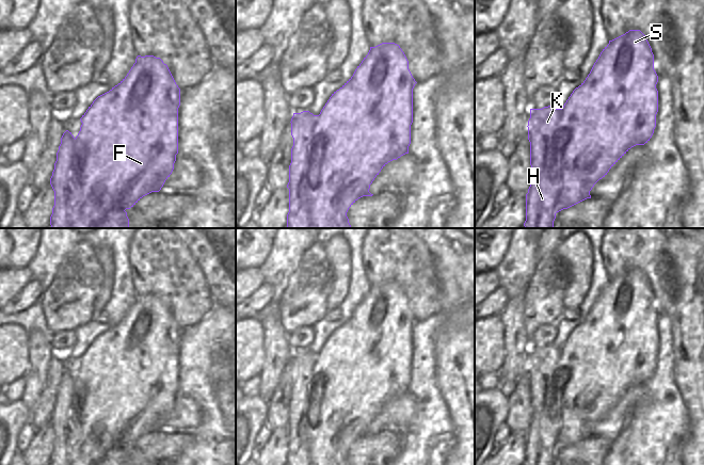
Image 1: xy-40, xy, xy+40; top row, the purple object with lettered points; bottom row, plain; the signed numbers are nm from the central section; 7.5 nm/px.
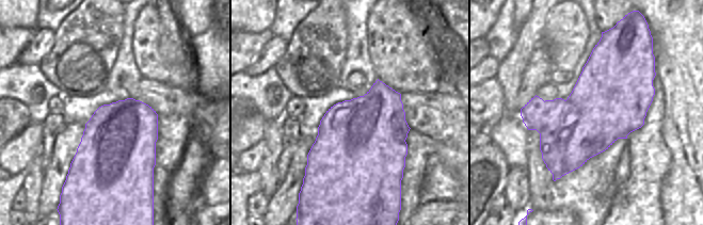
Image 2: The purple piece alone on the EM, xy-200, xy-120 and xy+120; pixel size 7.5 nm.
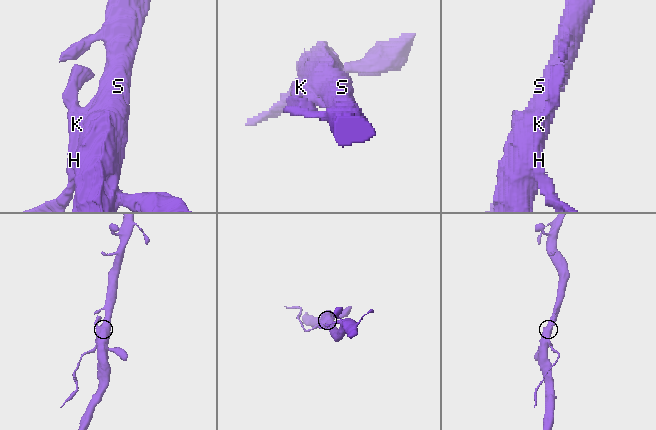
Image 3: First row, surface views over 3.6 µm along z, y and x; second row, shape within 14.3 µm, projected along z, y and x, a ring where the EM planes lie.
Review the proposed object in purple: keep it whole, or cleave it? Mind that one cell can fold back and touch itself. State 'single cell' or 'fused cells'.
fused cells

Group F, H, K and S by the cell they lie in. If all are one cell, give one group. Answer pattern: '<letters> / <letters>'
F S / H K

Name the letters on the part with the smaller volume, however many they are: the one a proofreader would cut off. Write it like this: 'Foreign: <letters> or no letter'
Foreign: H, K

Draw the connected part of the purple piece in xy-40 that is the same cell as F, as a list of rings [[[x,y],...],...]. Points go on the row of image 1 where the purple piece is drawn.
[[[138,55],[135,63],[127,76],[109,92],[98,96],[80,118],[82,125],[76,137],[76,161],[69,163],[74,172],[74,187],[82,191],[82,195],[71,210],[71,228],[130,228],[126,209],[133,207],[143,196],[159,192],[174,170],[178,154],[178,108],[180,106],[180,89],[176,84],[169,67],[160,58]]]

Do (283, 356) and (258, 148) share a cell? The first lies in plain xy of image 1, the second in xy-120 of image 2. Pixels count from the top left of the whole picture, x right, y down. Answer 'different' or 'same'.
different

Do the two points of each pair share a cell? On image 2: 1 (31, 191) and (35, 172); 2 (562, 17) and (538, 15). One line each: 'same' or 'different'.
1: same
2: different

